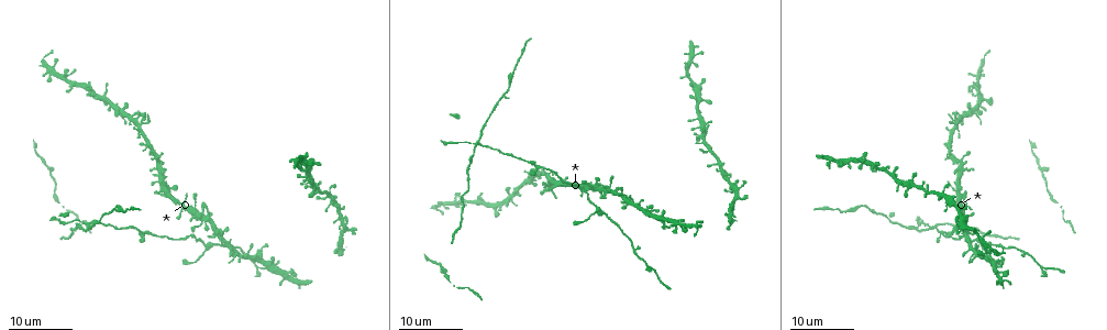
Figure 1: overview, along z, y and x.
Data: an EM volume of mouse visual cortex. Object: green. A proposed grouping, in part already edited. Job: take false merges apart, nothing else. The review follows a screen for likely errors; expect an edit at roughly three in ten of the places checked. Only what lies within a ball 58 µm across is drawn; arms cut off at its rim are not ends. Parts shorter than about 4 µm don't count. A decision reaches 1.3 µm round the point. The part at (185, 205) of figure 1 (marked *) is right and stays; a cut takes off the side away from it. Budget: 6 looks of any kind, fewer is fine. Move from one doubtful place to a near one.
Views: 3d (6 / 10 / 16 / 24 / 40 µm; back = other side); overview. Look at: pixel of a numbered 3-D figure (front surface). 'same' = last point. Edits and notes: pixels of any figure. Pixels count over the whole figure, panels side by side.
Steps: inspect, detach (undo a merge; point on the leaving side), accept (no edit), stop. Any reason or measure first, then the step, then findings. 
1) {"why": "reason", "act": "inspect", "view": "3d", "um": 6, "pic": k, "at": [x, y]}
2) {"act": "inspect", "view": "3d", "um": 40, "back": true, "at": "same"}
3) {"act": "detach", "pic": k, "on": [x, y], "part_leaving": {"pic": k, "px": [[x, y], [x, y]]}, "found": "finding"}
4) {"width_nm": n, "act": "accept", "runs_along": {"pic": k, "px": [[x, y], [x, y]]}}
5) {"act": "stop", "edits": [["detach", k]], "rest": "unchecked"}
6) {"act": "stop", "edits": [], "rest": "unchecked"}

{"why": "arms part here", "act": "inspect", "view": "3d", "um": 16, "pic": 1, "at": [479, 140]}

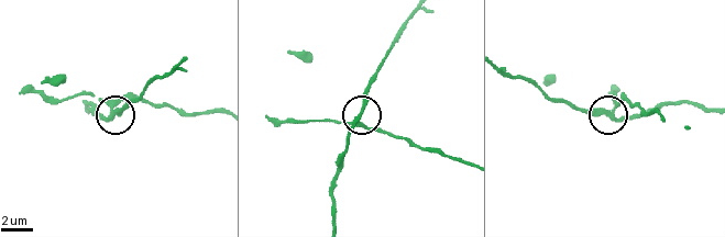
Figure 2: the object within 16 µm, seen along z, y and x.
{"act": "inspect", "view": "3d", "um": 10, "pic": 2, "at": [614, 119]}

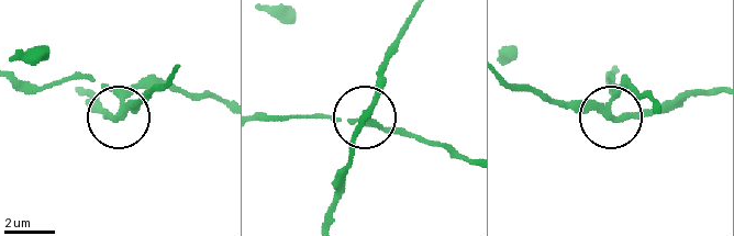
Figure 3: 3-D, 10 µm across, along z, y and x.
{"side_arm_um": 21, "act": "detach", "pic": 3, "on": [107, 115], "part_leaving": {"pic": 3, "px": [[121, 111], [171, 72]]}, "found": "a second neuron is stuck on"}

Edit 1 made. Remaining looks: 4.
{"why": "branch point", "act": "inspect", "view": "3d", "um": 24, "pic": 1, "at": [186, 235]}

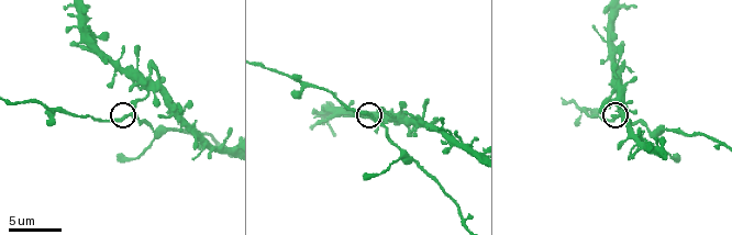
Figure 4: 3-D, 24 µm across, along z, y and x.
{"why": "zoom in", "act": "inspect", "view": "3d", "um": 10, "pic": 4, "at": [370, 116]}

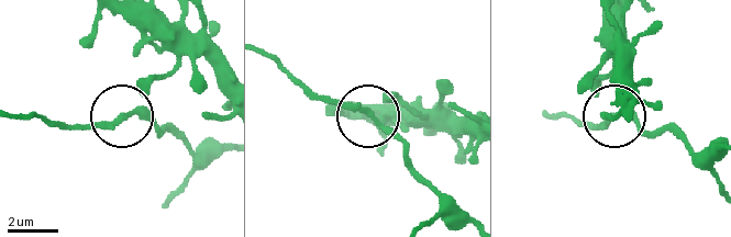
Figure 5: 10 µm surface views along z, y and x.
{"side_arm_um": 24, "act": "accept", "runs_along": {"pic": 5, "px": [[137, 17], [176, 60], [123, 115], [161, 130]]}, "found": "all the same neuron"}

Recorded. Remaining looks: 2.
{"why": "three-way junction", "act": "inspect", "view": "3d", "um": 10, "pic": 4, "at": [401, 158]}

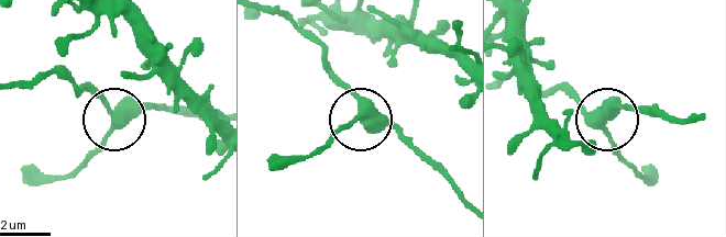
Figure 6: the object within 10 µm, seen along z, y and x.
{"width_nm": 350, "act": "accept", "runs_along": {"pic": 6, "px": [[293, 20], [360, 108], [358, 121], [341, 126], [311, 156]]}, "found": "continuous, no second neuron"}

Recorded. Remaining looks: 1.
{"act": "stop", "edits": [["detach", 3]], "rest": "unchecked"}

